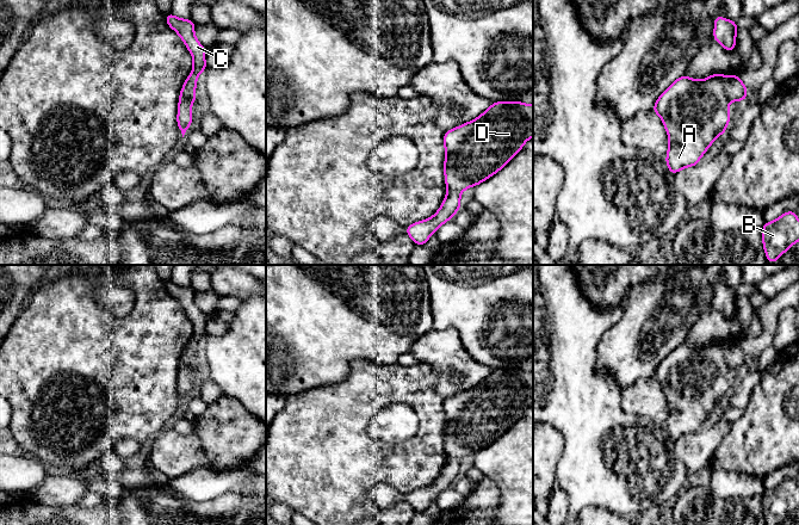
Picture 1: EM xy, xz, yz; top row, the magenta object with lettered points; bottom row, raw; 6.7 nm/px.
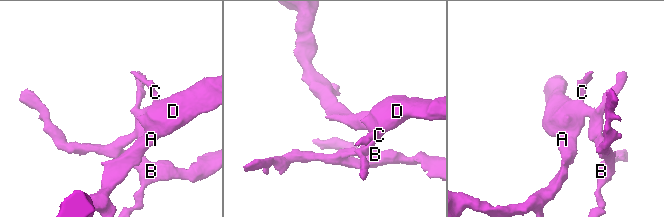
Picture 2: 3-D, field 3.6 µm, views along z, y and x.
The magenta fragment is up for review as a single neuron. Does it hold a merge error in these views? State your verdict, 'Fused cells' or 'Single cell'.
Fused cells

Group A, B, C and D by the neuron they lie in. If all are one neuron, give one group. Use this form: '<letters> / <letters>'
A C D / B

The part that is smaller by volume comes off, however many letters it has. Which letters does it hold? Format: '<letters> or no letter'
B

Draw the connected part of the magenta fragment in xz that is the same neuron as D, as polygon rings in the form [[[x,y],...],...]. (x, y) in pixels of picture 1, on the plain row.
[[[497,369],[479,384],[444,400],[445,450],[450,458],[463,459],[504,434],[533,403],[533,371]]]

